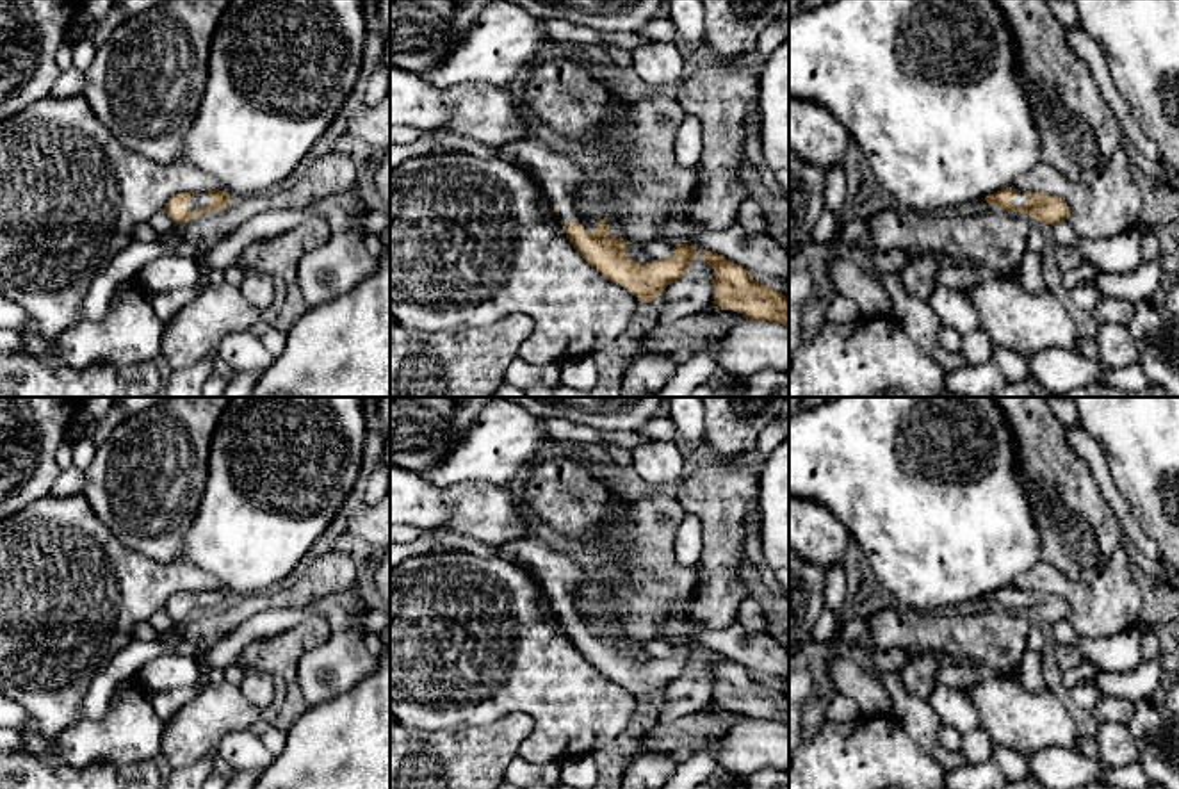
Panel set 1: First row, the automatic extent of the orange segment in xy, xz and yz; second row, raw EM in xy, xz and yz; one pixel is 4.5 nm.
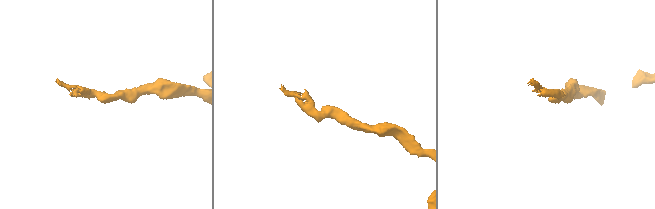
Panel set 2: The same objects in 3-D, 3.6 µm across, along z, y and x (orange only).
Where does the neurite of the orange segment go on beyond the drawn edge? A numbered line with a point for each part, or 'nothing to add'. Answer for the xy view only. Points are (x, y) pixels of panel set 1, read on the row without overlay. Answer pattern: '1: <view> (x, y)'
1: xy (200, 599)

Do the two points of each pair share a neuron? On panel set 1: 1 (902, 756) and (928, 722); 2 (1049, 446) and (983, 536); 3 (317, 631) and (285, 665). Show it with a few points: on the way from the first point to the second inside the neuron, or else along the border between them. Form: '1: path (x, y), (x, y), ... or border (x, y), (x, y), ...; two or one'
1: border (893, 715), (926, 752), (948, 766); two
2: border (1014, 442), (1016, 478), (1024, 487), (1035, 522); two
3: path (308, 636), (289, 656); one

